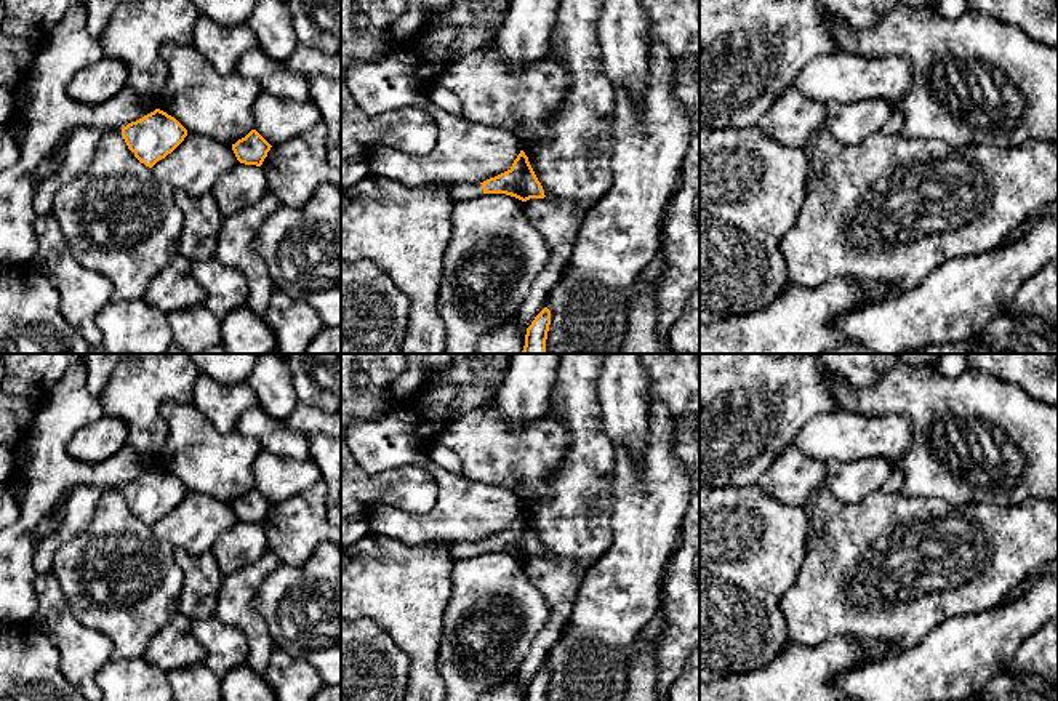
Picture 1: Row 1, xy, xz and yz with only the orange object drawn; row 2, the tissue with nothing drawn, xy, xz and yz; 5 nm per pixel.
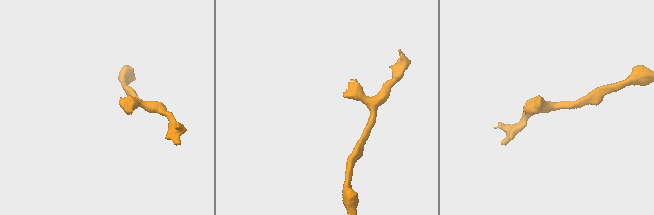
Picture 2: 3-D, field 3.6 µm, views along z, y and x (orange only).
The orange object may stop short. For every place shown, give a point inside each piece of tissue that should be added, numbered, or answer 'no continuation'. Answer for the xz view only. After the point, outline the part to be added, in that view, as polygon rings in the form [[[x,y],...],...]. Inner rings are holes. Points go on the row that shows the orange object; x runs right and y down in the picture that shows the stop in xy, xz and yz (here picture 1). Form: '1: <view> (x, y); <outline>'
1: xz (458, 191); [[[458,182],[458,184],[447,184],[447,187],[455,200],[474,198],[483,194],[480,182]]]

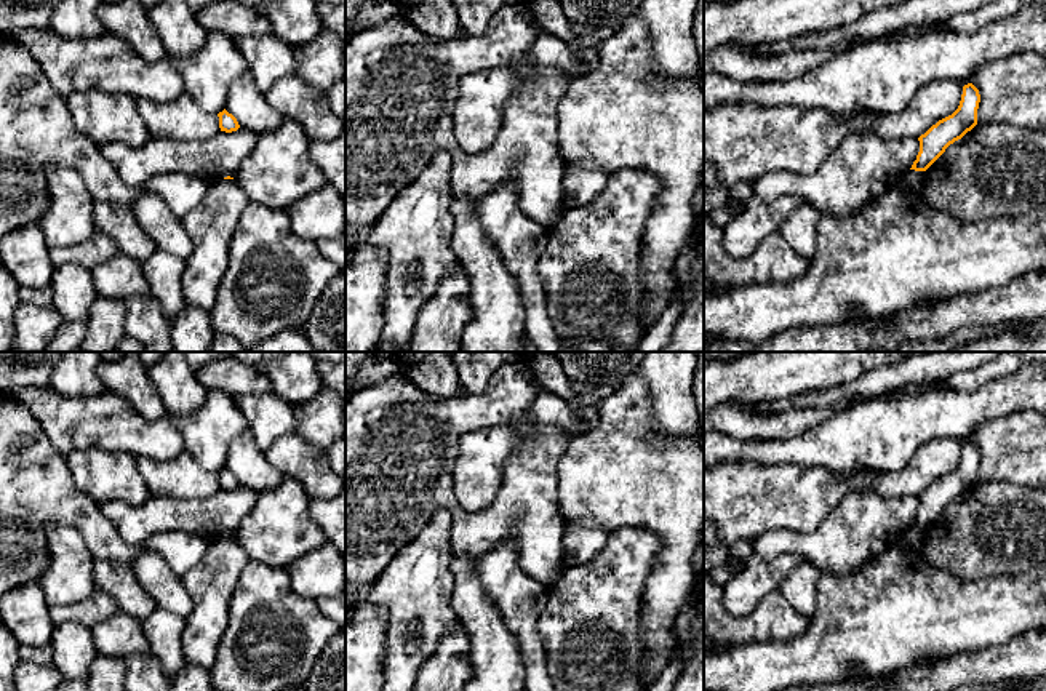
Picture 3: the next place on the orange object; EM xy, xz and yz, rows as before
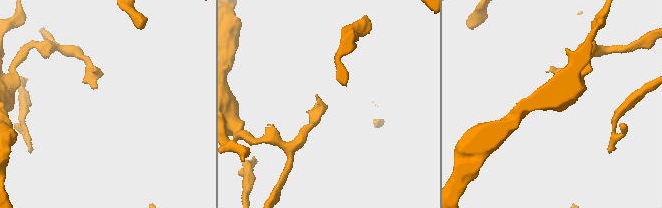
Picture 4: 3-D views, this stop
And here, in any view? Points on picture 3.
no continuation

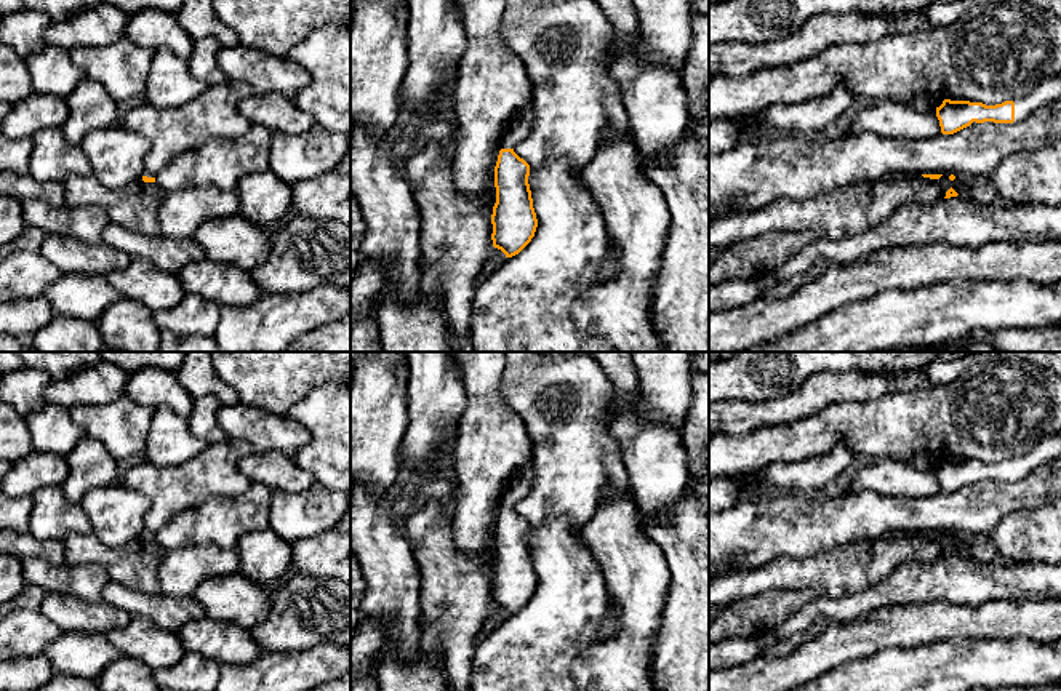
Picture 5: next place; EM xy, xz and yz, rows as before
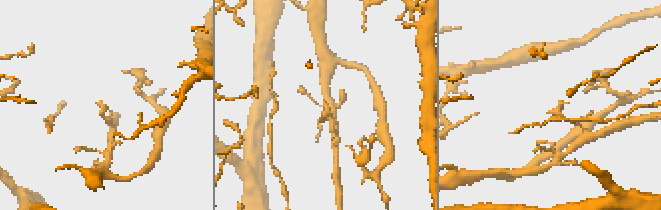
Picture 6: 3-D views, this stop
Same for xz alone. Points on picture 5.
1: xz (519, 128); [[[528,101],[523,107],[517,109],[509,120],[501,139],[501,149],[514,149],[518,142],[525,141],[531,133],[533,118],[533,106],[531,101]]]

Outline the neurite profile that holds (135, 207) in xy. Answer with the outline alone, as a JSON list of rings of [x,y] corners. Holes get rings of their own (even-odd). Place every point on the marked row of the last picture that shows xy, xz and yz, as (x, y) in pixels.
[[[93,174],[61,181],[64,205],[102,208],[110,222],[146,235],[158,235],[158,208],[166,194],[157,182],[136,181],[122,189],[107,189]]]

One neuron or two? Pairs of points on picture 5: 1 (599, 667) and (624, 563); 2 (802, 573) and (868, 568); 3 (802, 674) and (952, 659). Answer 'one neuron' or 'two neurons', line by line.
1: one neuron
2: one neuron
3: two neurons

